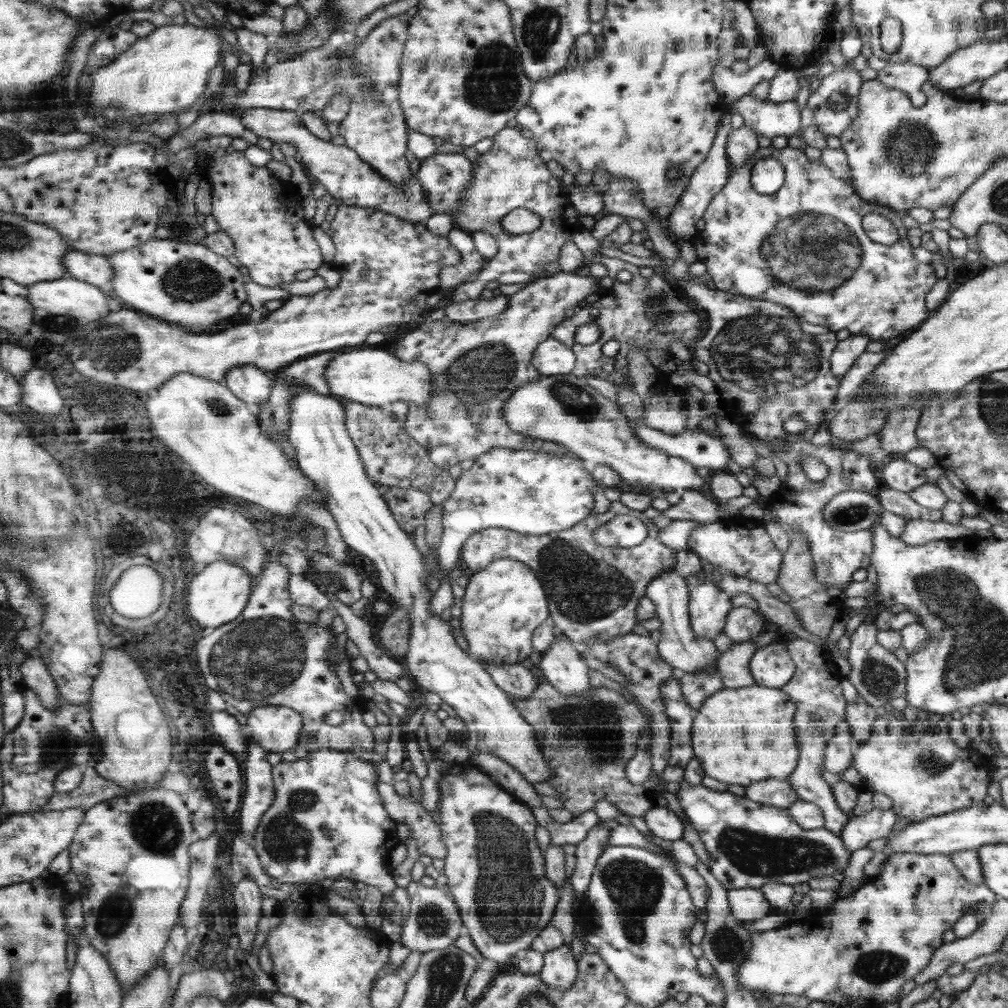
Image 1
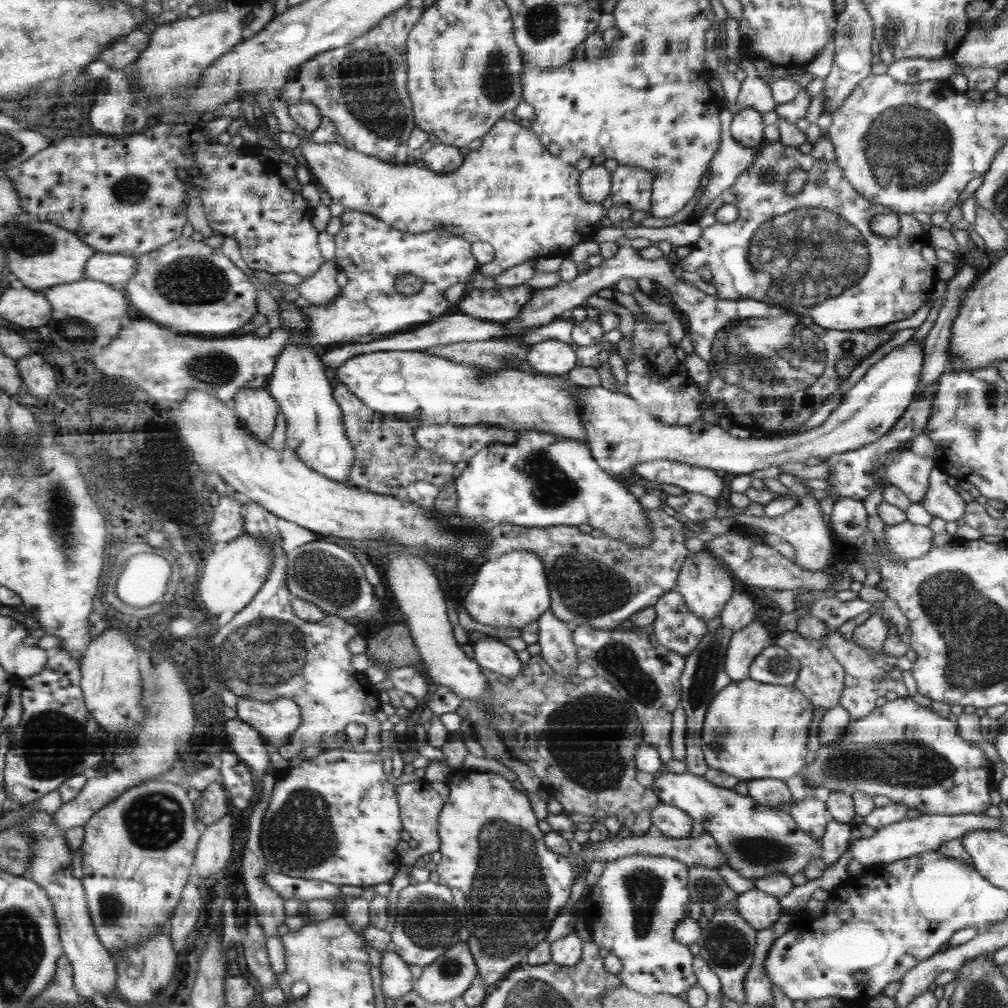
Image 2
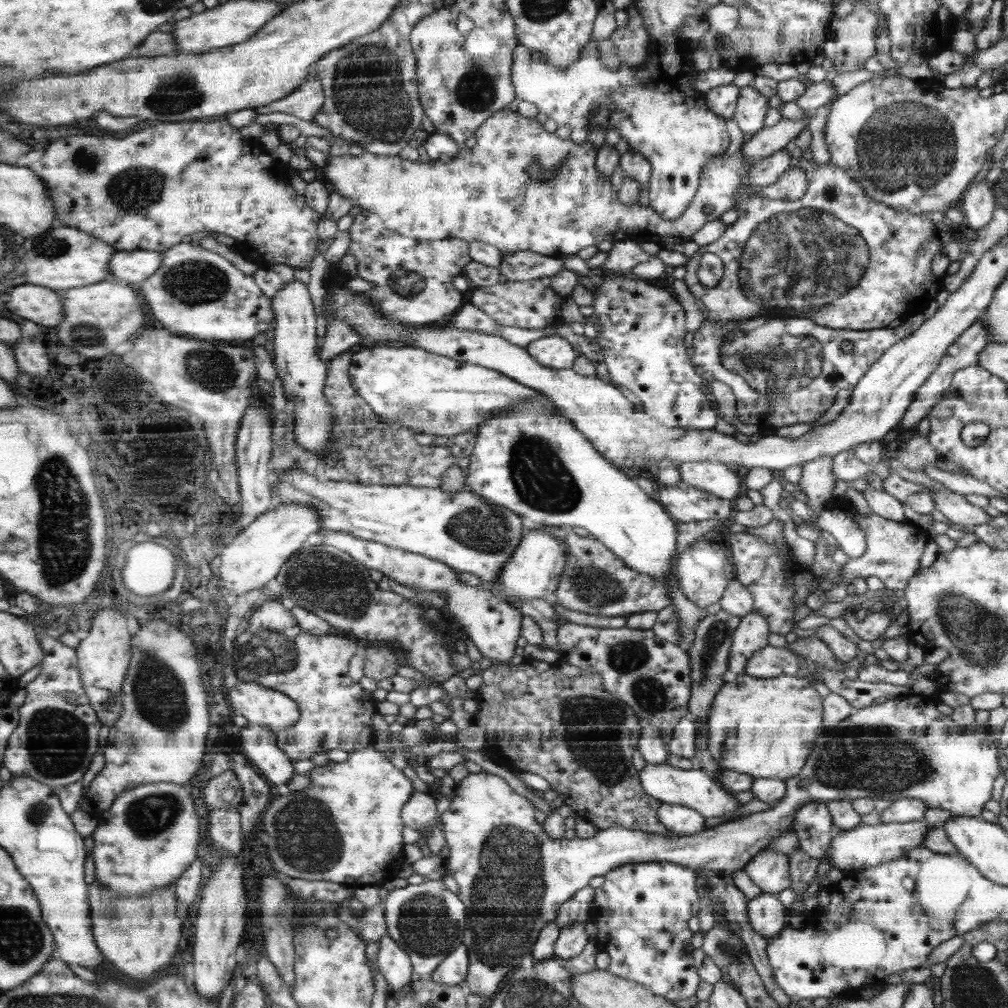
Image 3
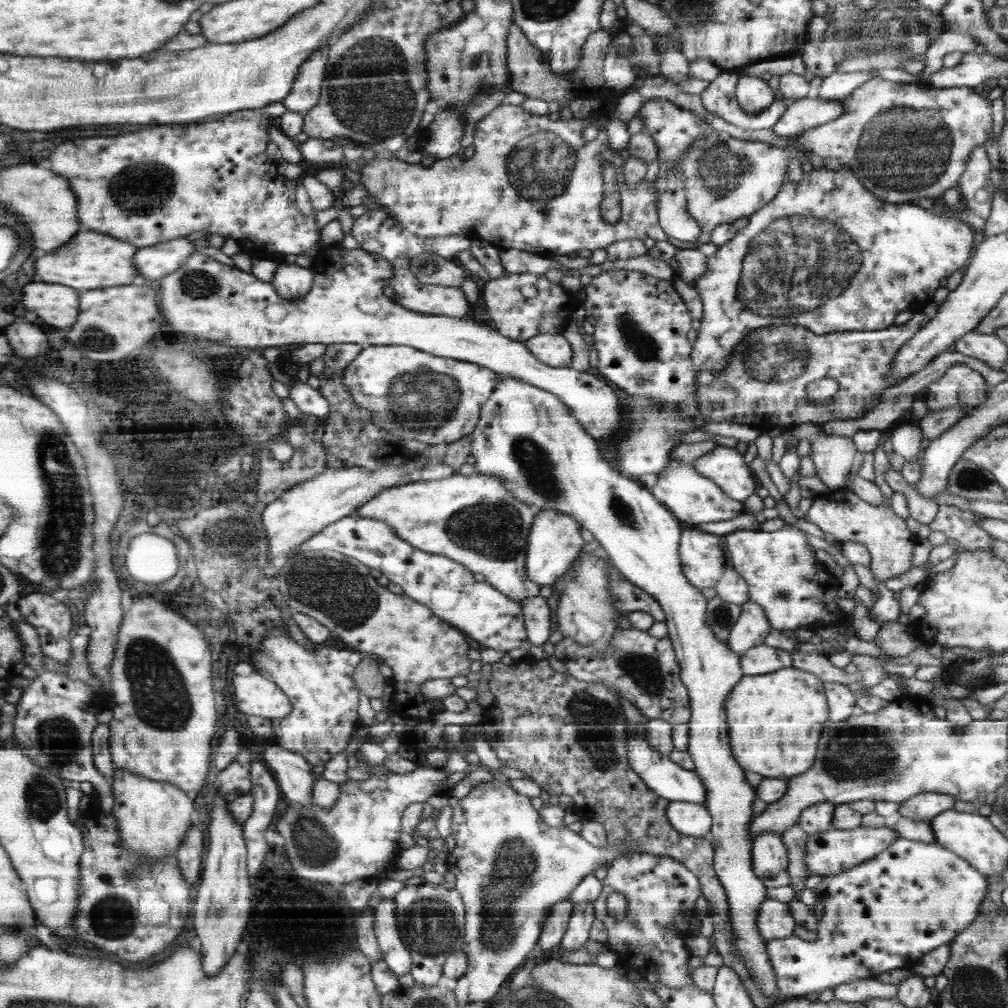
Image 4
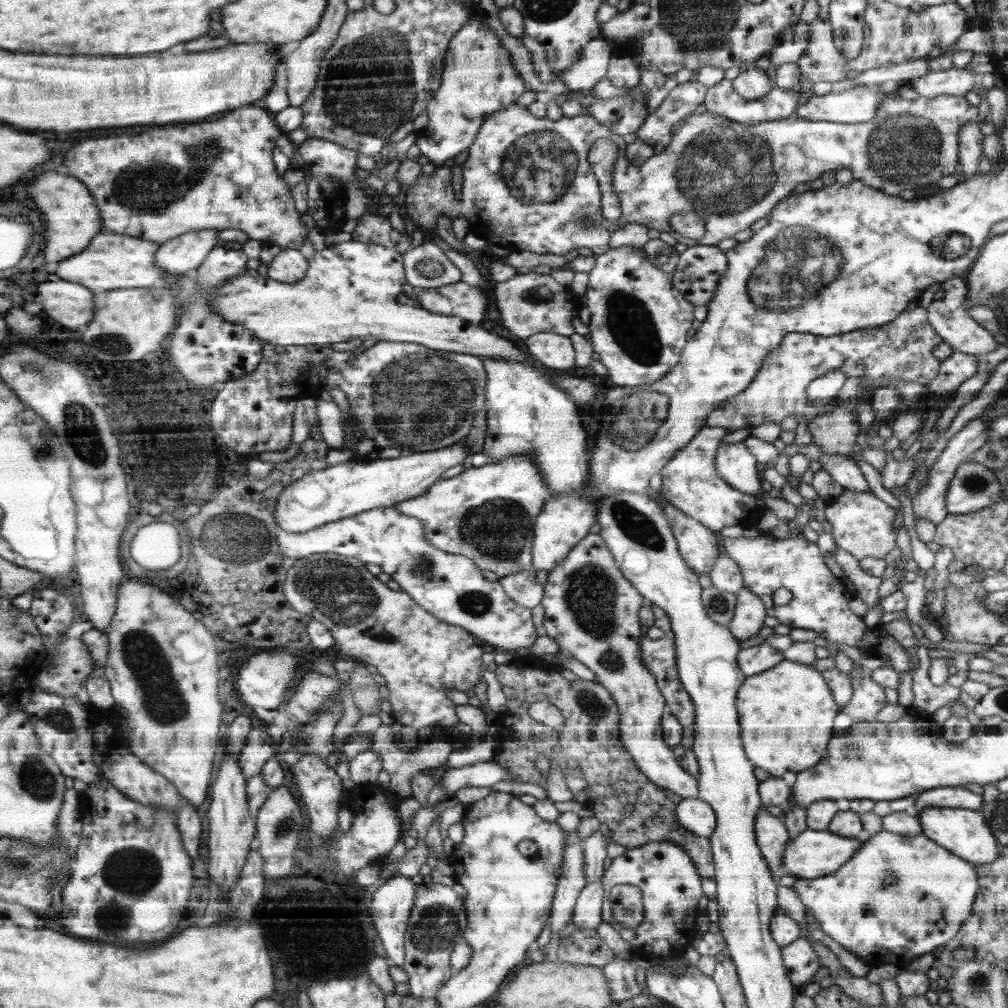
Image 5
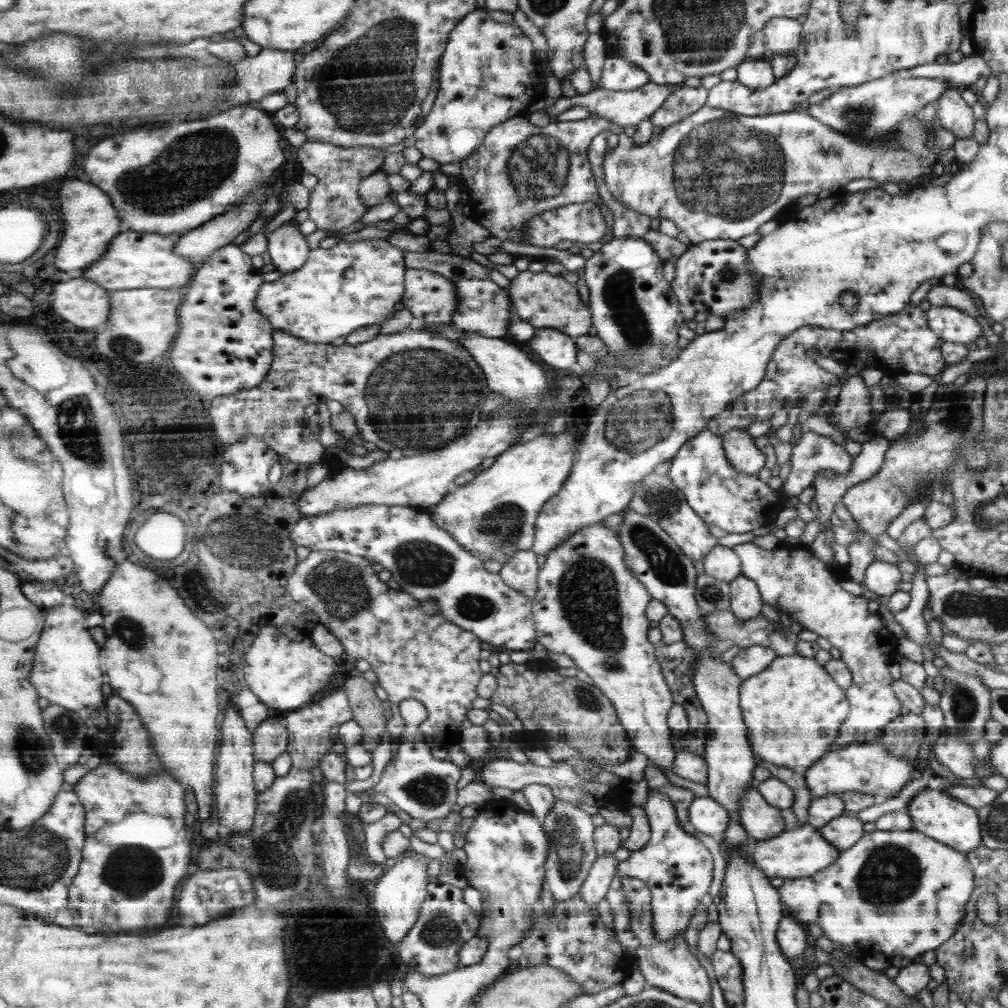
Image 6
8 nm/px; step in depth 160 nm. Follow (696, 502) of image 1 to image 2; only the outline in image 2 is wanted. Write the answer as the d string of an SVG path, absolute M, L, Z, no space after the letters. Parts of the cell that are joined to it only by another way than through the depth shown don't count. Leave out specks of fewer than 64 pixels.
M782 473L778 476L778 482L794 492L794 496L798 499L798 504L790 511L776 517L766 517L766 515L757 517L742 513L736 515L735 520L741 525L741 528L760 528L764 533L771 533L794 547L794 564L801 569L810 572L820 571L827 565L832 554L832 530L830 526L824 522L823 514L820 512L819 500L810 495L810 488L804 484L804 479L798 479L792 474Z

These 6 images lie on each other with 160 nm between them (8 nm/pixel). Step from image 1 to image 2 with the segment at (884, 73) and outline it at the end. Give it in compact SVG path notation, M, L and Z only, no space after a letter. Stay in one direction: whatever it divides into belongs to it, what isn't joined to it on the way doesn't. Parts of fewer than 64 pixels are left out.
M954 56L942 59L904 58L889 66L887 74L904 84L918 84L926 80L950 80L958 75L960 67Z

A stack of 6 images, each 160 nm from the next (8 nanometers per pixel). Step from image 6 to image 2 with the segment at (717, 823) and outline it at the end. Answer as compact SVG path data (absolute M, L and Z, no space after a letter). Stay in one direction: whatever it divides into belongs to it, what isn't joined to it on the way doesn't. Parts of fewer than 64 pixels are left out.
M661 802L651 812L653 830L672 838L687 837L694 819L680 807Z

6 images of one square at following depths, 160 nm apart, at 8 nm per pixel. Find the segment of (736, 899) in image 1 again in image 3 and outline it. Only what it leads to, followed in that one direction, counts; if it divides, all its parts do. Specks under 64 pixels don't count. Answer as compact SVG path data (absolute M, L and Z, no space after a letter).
M762 893L748 901L748 917L756 933L764 938L775 937L784 930L786 908L776 893Z

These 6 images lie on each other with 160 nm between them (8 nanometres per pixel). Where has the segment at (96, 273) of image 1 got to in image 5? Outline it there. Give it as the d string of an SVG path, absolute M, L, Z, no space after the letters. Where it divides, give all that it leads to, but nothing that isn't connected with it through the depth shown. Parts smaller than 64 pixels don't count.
M217 228L184 233L161 243L155 254L156 264L167 274L188 274L198 269L207 254L216 248Z

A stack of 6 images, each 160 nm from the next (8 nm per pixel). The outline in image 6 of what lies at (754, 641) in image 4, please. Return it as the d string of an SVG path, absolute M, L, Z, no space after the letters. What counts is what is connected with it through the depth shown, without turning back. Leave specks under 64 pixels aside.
M741 574L729 582L729 591L730 609L736 618L748 620L761 614L763 600L753 580Z

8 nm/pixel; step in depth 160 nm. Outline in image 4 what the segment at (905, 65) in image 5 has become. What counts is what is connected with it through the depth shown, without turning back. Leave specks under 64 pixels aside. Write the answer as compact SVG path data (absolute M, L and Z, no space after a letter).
M872 71L868 72L835 72L830 74L830 76L824 77L822 79L822 84L813 95L817 96L820 100L841 100L845 99L849 94L852 94L854 90L858 88L861 84L864 84L866 81L869 81L872 77L878 77L872 75Z

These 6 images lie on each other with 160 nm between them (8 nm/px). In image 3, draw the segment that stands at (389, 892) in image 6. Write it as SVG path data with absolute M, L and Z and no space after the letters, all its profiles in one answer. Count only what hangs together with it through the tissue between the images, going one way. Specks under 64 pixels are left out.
M387 934L381 936L378 946L376 967L386 979L389 988L400 990L403 986L410 984L412 972L415 971L412 967L411 956Z

